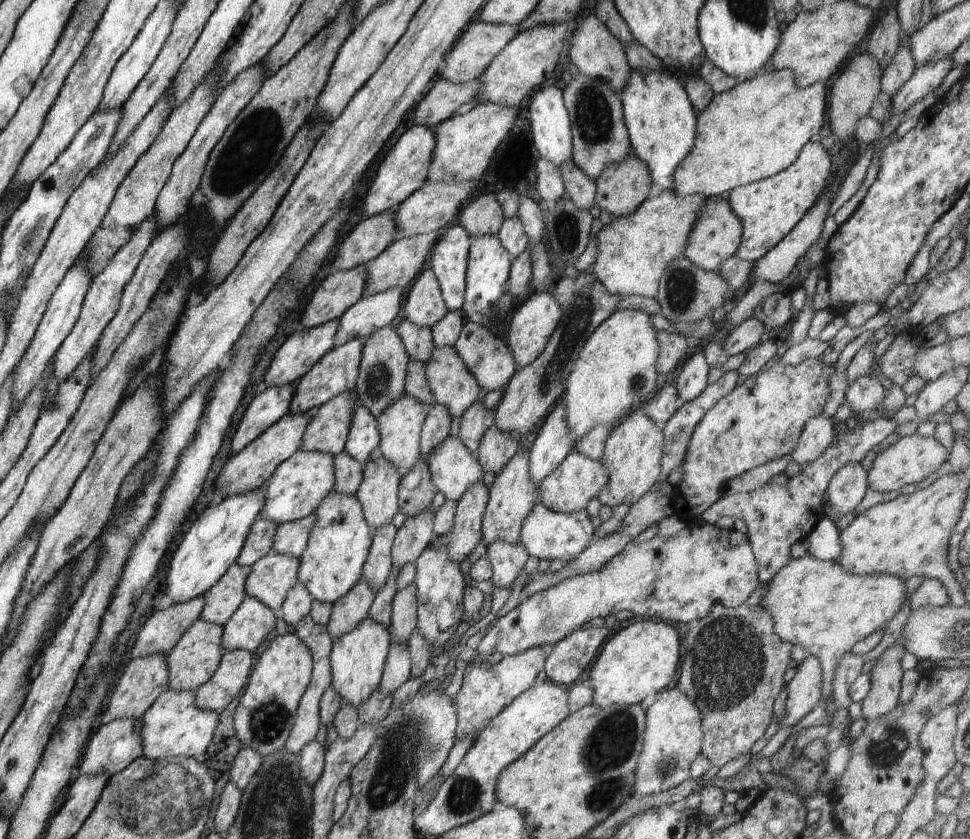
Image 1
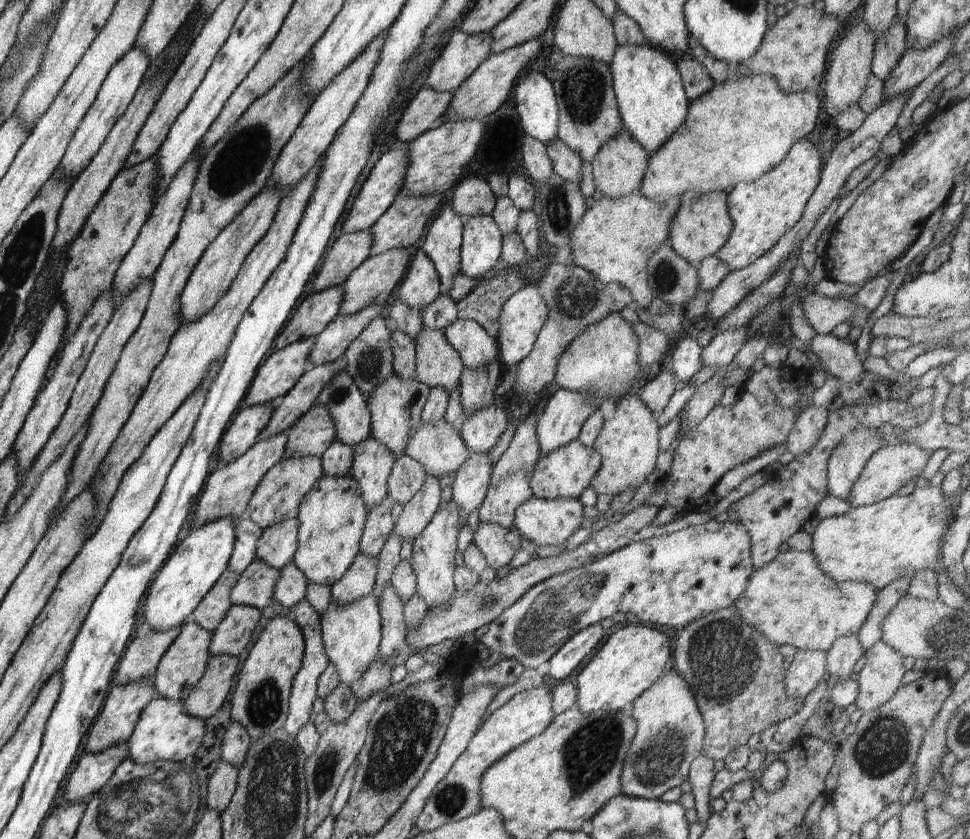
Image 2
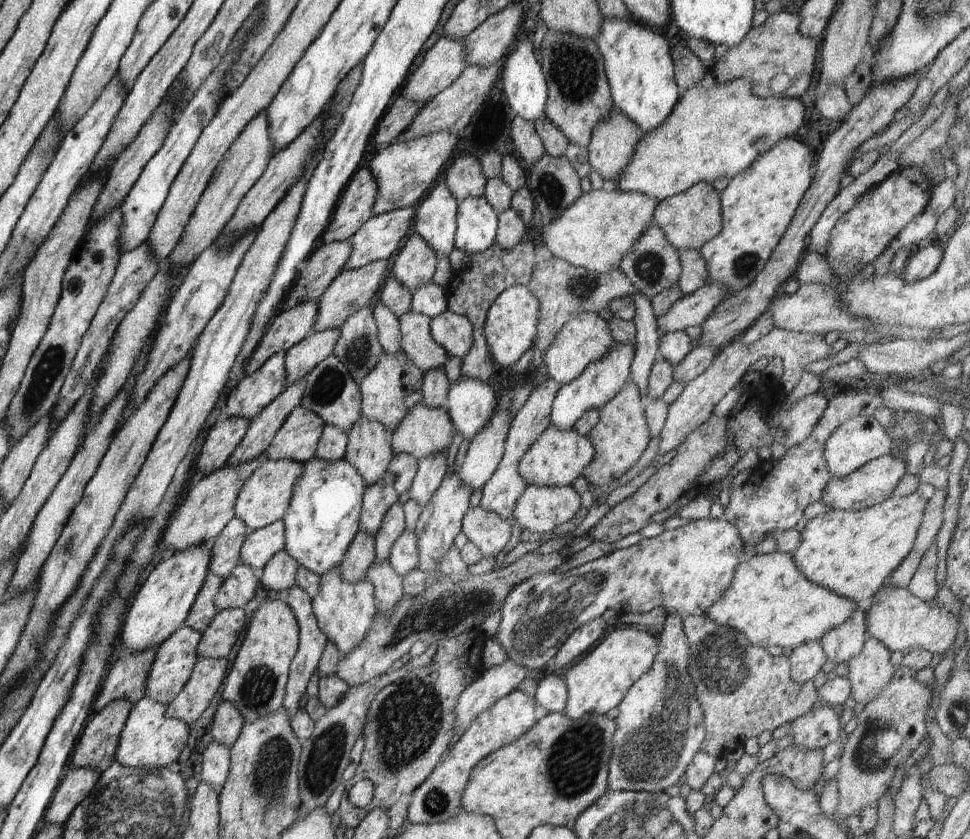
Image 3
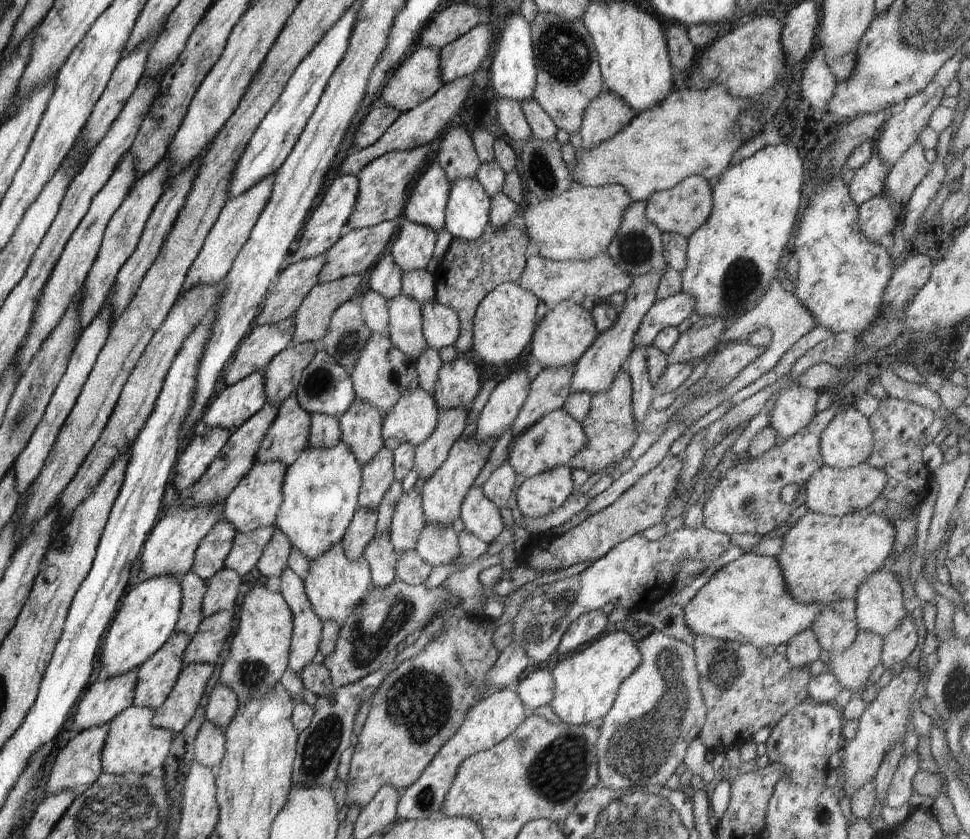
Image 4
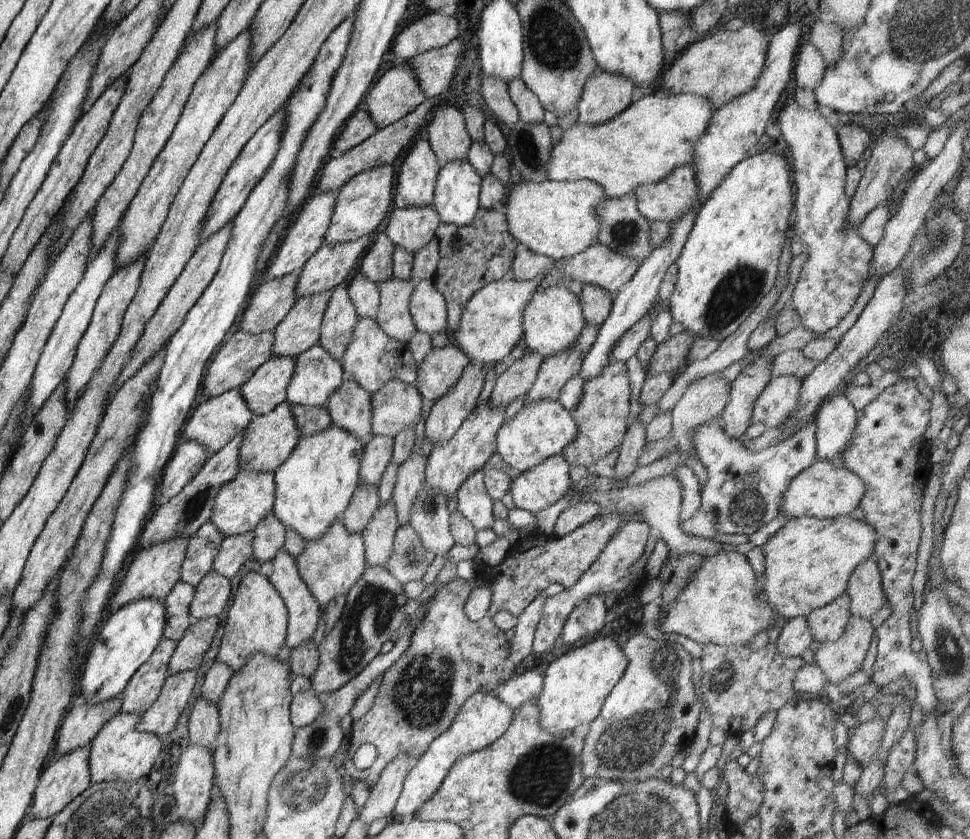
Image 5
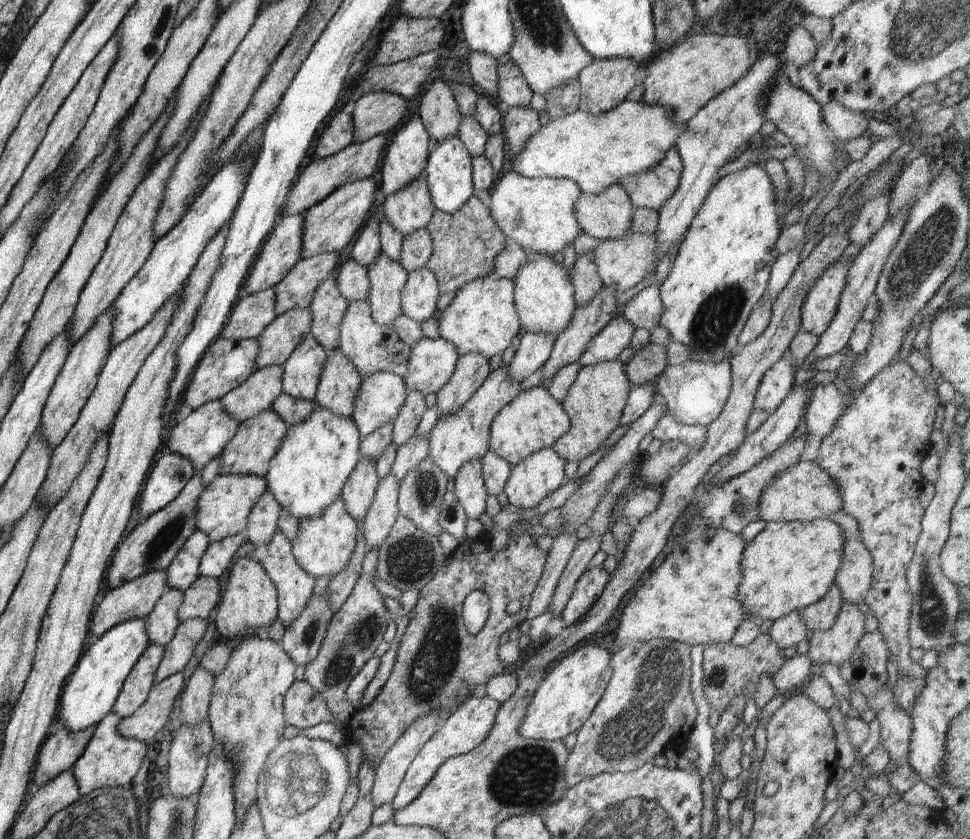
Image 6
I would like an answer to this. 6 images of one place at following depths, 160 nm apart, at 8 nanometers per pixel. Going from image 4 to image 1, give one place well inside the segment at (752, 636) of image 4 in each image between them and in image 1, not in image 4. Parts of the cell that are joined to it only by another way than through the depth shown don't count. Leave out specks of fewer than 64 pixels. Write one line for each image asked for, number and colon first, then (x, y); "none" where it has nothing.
1: (818, 605)
2: (790, 600)
3: (770, 600)

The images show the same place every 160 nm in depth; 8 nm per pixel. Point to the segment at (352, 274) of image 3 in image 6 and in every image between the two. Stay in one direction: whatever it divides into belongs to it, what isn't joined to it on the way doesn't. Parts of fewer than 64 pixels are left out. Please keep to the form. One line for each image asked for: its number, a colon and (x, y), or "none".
4: (312, 317)
5: (300, 329)
6: (276, 342)

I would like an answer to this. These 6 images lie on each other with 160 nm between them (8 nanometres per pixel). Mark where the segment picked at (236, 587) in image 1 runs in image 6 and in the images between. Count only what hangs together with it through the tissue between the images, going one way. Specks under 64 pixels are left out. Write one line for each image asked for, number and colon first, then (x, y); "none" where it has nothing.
2: (209, 613)
3: (203, 610)
4: (193, 588)
5: (178, 619)
6: (161, 623)

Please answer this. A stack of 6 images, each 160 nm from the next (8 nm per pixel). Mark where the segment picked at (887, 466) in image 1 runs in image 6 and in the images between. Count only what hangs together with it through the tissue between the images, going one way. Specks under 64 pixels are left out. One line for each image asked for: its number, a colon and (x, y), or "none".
2: (889, 468)
3: (873, 482)
4: (836, 492)
5: (824, 490)
6: (803, 492)

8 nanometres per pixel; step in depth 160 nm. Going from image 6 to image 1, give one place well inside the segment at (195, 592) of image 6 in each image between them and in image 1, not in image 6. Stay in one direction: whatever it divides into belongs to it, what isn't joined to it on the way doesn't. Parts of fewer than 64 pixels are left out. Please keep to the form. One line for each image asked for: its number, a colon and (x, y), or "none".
1: (271, 578)
2: (254, 588)
3: (239, 587)
4: (222, 588)
5: (213, 593)

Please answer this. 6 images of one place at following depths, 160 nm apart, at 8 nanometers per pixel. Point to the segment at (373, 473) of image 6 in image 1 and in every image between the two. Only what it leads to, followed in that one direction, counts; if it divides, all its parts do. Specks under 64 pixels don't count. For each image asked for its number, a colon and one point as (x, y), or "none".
1: (346, 613)
2: (358, 581)
3: (361, 552)
4: (362, 527)
5: (365, 499)

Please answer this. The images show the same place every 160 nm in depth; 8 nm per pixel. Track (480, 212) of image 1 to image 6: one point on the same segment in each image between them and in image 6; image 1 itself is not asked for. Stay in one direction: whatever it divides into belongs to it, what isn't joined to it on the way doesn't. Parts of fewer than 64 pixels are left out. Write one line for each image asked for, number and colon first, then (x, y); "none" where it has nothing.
2: (471, 196)
3: (465, 178)
4: (457, 156)
5: (448, 137)
6: (439, 111)

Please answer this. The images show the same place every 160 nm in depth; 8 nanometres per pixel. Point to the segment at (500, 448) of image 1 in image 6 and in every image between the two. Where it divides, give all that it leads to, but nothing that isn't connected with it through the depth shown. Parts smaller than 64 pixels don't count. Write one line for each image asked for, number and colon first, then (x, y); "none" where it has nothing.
2: (481, 429)
3: (470, 402)
4: (457, 386)
5: (441, 368)
6: (431, 362)

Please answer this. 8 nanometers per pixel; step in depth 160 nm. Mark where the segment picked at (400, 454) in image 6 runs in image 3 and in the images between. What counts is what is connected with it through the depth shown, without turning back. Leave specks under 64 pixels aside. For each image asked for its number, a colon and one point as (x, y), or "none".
3: (404, 555)
4: (407, 522)
5: (410, 477)

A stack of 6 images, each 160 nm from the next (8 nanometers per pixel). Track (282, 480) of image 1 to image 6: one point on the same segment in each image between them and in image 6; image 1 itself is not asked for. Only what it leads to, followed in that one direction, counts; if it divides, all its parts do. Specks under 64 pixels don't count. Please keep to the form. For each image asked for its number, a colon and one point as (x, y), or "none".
2: (277, 497)
3: (263, 499)
4: (254, 502)
5: (240, 505)
6: (223, 508)

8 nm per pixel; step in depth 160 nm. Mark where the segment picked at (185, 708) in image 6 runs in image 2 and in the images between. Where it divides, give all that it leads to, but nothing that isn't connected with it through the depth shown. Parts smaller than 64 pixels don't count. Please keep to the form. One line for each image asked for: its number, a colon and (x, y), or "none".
2: (221, 786)
3: (216, 760)
4: (209, 746)
5: (203, 725)

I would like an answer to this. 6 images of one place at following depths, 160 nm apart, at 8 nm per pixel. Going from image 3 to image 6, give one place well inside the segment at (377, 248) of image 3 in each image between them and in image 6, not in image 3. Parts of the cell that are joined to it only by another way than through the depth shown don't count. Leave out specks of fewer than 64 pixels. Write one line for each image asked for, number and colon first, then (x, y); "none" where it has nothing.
4: (354, 252)
5: (330, 266)
6: (296, 289)

